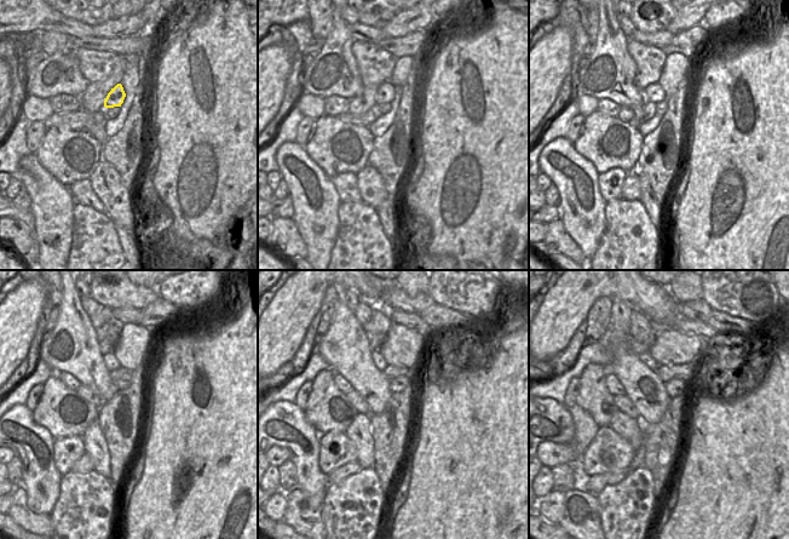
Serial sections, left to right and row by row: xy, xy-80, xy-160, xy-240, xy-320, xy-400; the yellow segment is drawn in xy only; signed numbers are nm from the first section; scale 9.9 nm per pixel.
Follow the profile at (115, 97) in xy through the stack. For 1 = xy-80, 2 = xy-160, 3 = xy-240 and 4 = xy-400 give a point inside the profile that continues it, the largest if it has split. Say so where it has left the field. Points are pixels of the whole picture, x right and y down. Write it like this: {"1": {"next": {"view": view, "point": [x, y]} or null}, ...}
{"1": {"next": {"view": "xy-80", "point": [385, 93]}}, "2": {"next": {"view": "xy-160", "point": [654, 92]}}, "3": {"next": {"view": "xy-240", "point": [110, 361]}}, "4": {"next": {"view": "xy-400", "point": [645, 357]}}}

